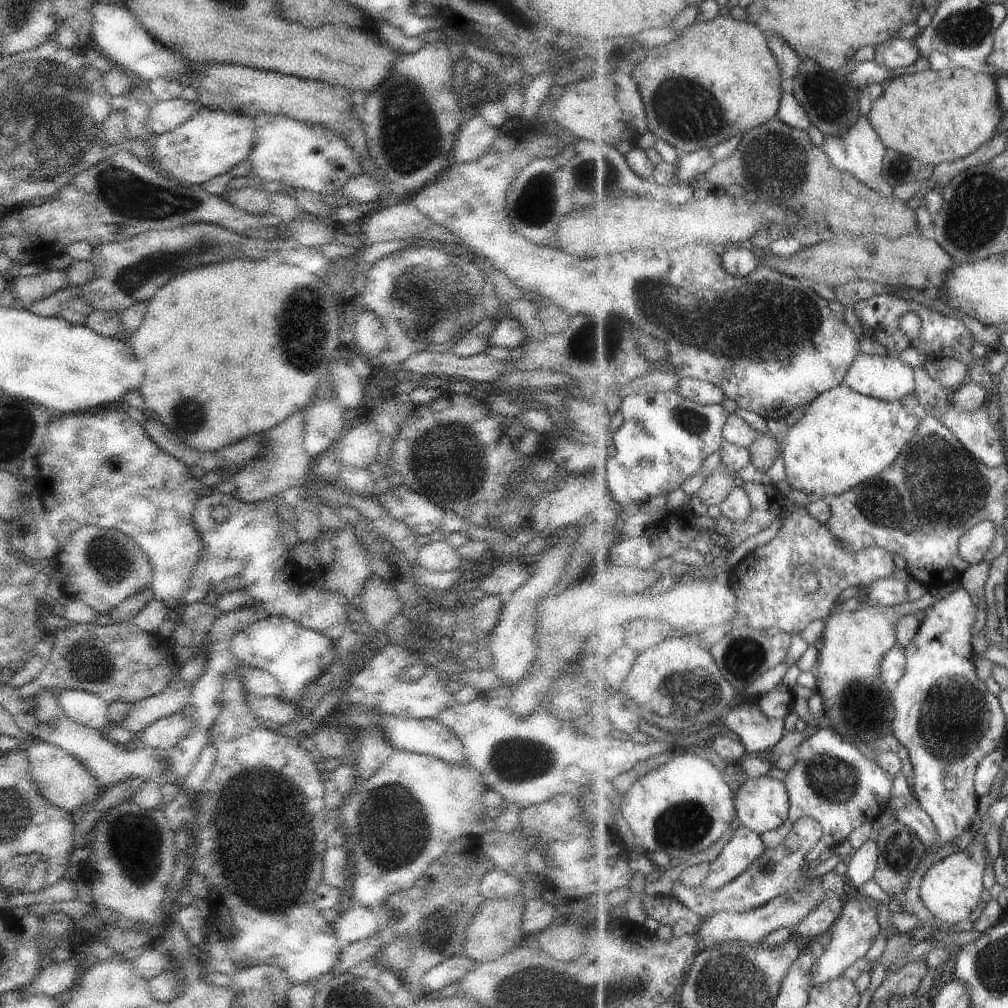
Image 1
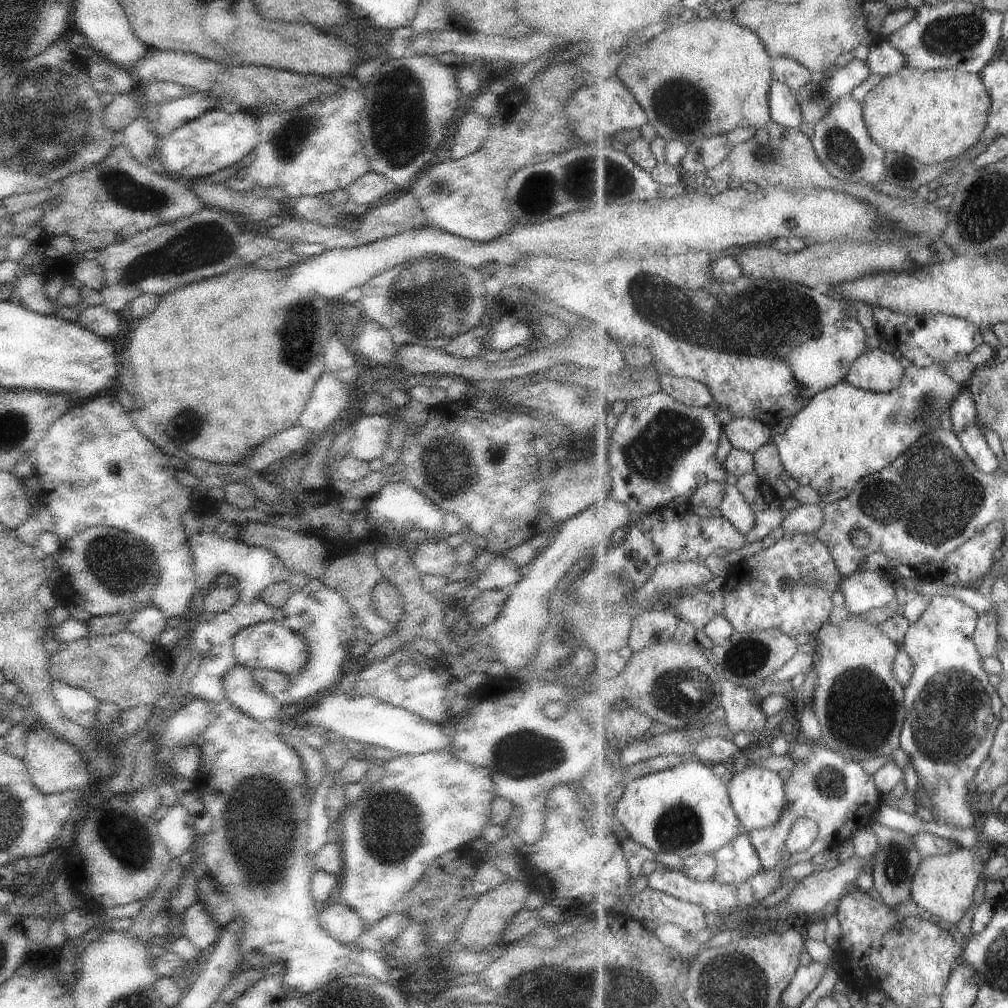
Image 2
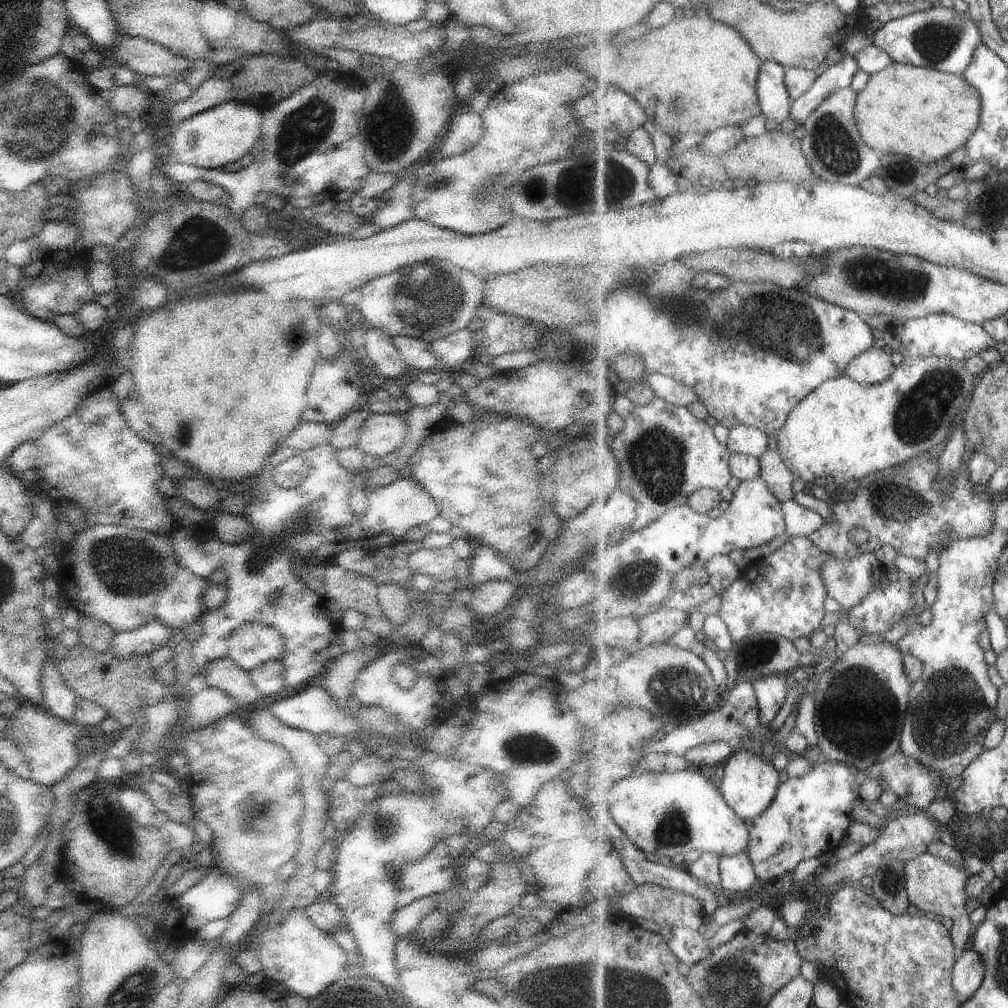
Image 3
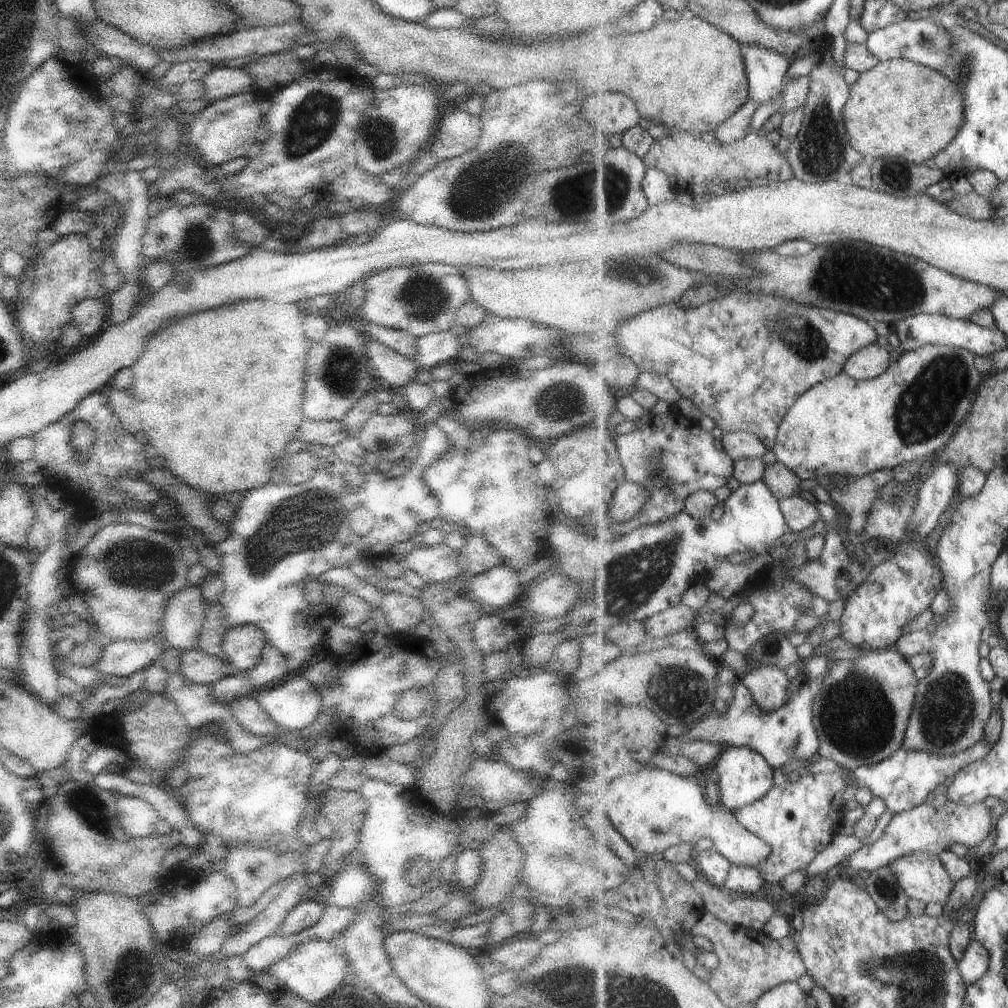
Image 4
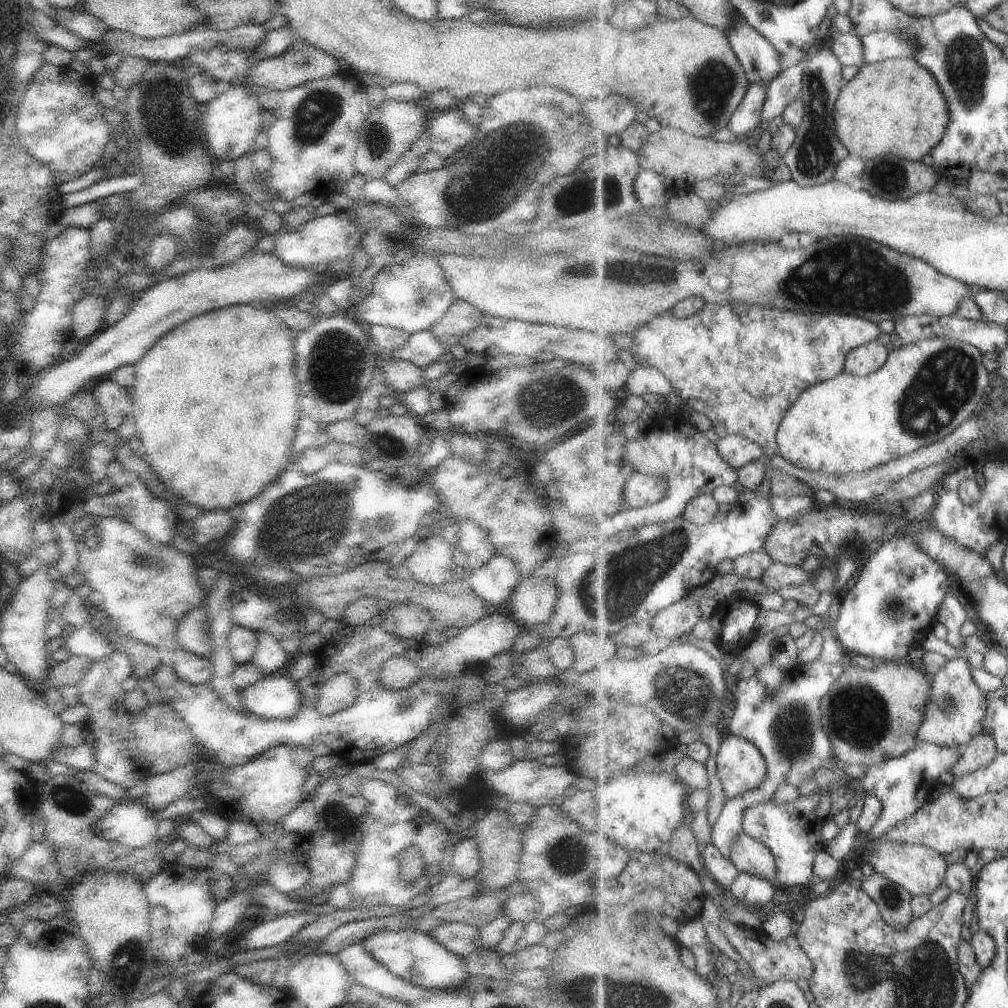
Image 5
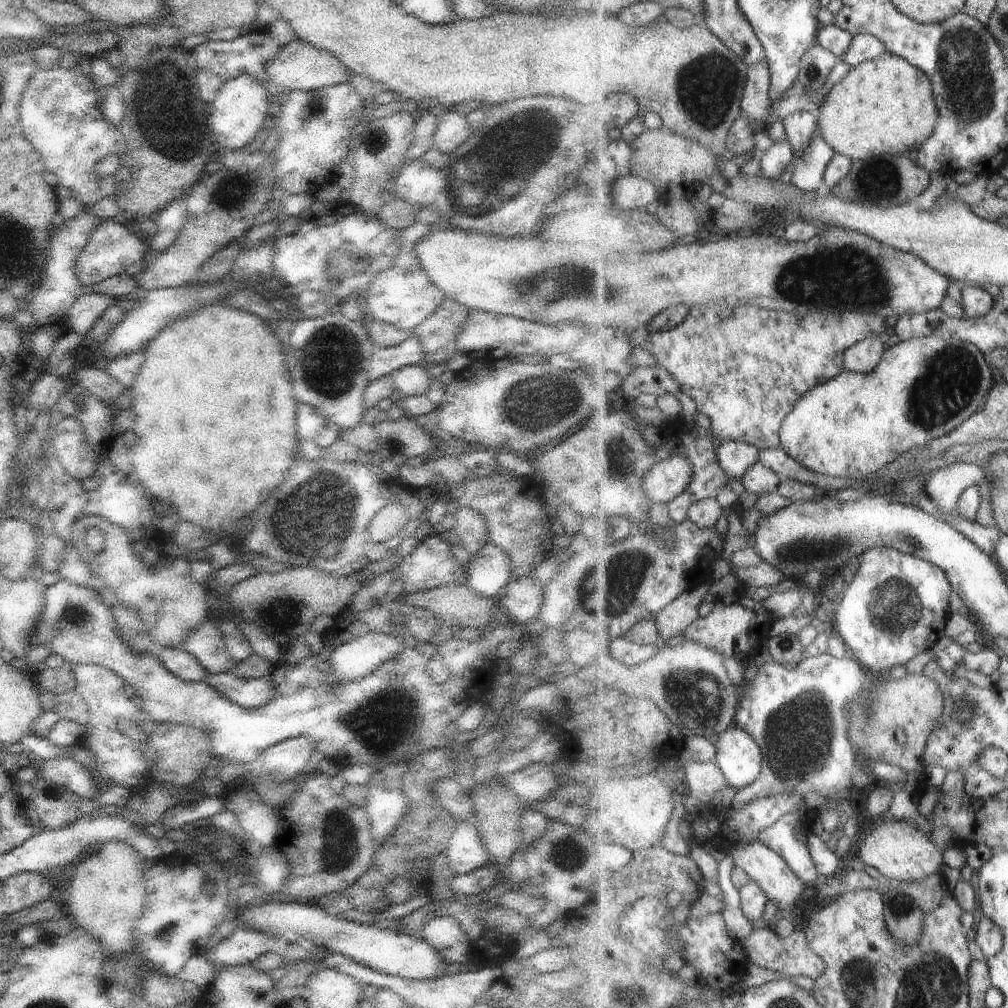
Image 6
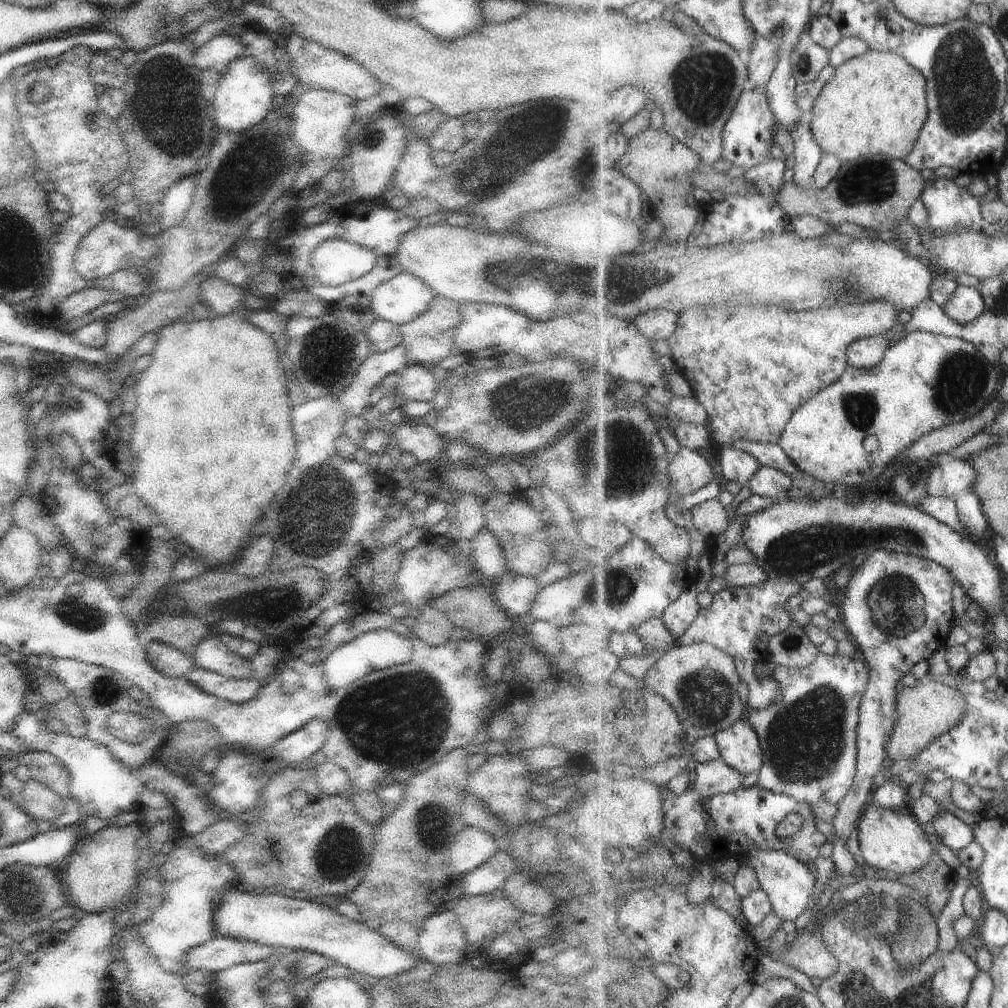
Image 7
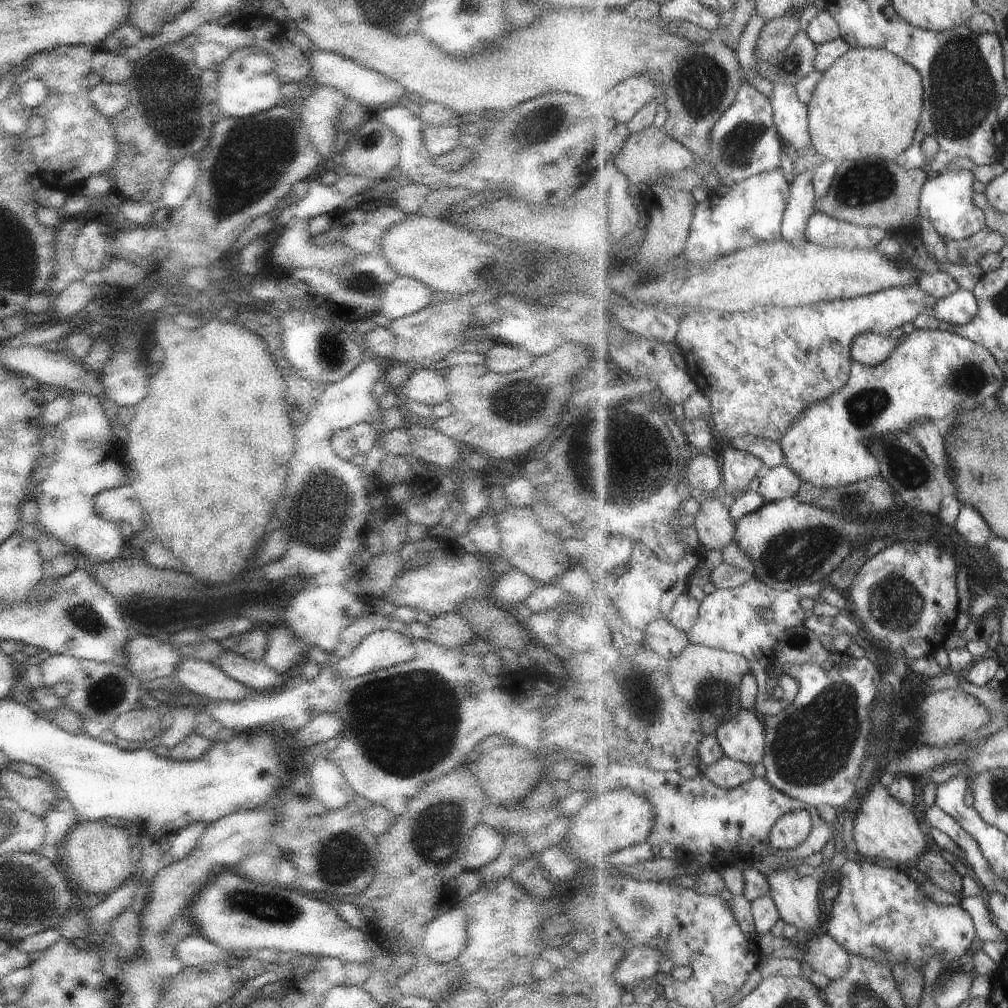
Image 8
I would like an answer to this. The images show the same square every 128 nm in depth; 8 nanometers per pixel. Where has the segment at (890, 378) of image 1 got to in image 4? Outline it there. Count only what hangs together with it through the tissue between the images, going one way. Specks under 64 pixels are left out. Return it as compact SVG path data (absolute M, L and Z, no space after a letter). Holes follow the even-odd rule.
M873 343L849 357L844 373L857 380L871 380L882 375L891 366L891 351Z

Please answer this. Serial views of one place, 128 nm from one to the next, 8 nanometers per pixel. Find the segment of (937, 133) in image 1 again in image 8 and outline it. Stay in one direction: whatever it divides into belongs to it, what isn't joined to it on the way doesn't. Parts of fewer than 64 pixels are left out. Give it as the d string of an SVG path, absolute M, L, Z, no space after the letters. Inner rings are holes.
M857 47L850 48L822 73L812 99L807 104L810 108L809 128L815 152L825 159L855 161L859 150L867 156L873 154L882 159L895 160L911 146L913 134L919 126L925 98L924 78L911 64L885 49Z

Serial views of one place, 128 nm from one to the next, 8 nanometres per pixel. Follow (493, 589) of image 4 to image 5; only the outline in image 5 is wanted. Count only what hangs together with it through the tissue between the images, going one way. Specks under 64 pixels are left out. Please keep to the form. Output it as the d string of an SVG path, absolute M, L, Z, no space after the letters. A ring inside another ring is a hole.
M493 553L485 564L478 566L466 578L471 590L482 598L487 606L501 608L512 595L520 581L519 571L513 561L504 554Z

